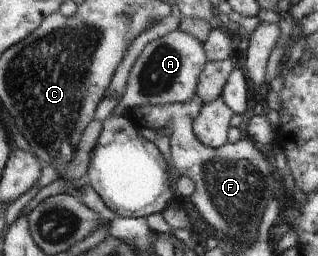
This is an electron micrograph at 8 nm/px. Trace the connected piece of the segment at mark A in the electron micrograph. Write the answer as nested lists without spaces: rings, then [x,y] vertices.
[[[180,28],[150,41],[134,62],[128,76],[126,91],[111,115],[125,116],[124,110],[134,106],[188,102],[196,92],[198,76],[209,59],[203,43]]]

